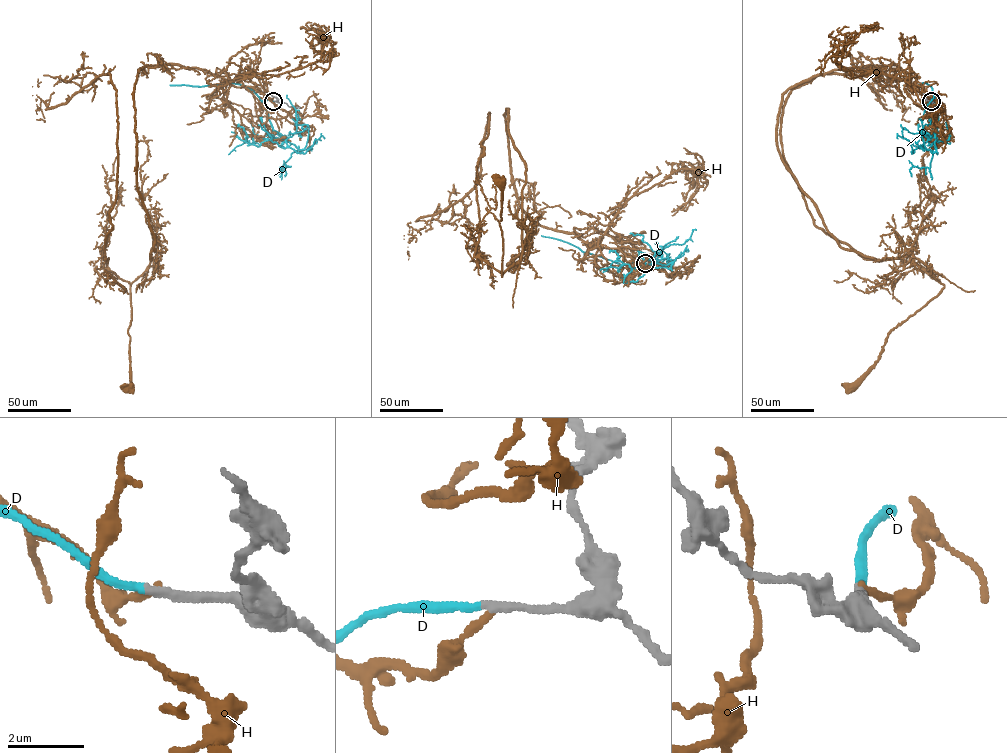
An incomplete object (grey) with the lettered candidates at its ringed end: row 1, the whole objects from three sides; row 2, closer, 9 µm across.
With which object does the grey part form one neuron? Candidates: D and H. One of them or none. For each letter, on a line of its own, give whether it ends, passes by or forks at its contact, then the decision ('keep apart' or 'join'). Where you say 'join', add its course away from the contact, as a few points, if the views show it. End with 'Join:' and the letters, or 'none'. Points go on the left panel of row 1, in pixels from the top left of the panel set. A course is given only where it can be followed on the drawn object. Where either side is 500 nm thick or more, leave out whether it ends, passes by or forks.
D: it ends there; join; it runs (273, 101), (260, 99), (271, 127), (302, 149), (280, 167), (290, 166), (285, 166), (284, 176)
H: it ends there; keep apart
Join: D

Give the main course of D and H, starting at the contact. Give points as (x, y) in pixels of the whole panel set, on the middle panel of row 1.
D: (645, 263), (632, 267), (638, 270), (670, 268), (673, 262), (662, 265), (652, 261), (662, 247), (656, 244)
H: (645, 264), (606, 234), (584, 243), (526, 213), (506, 109), (526, 183), (521, 259), (502, 276), (502, 183)

